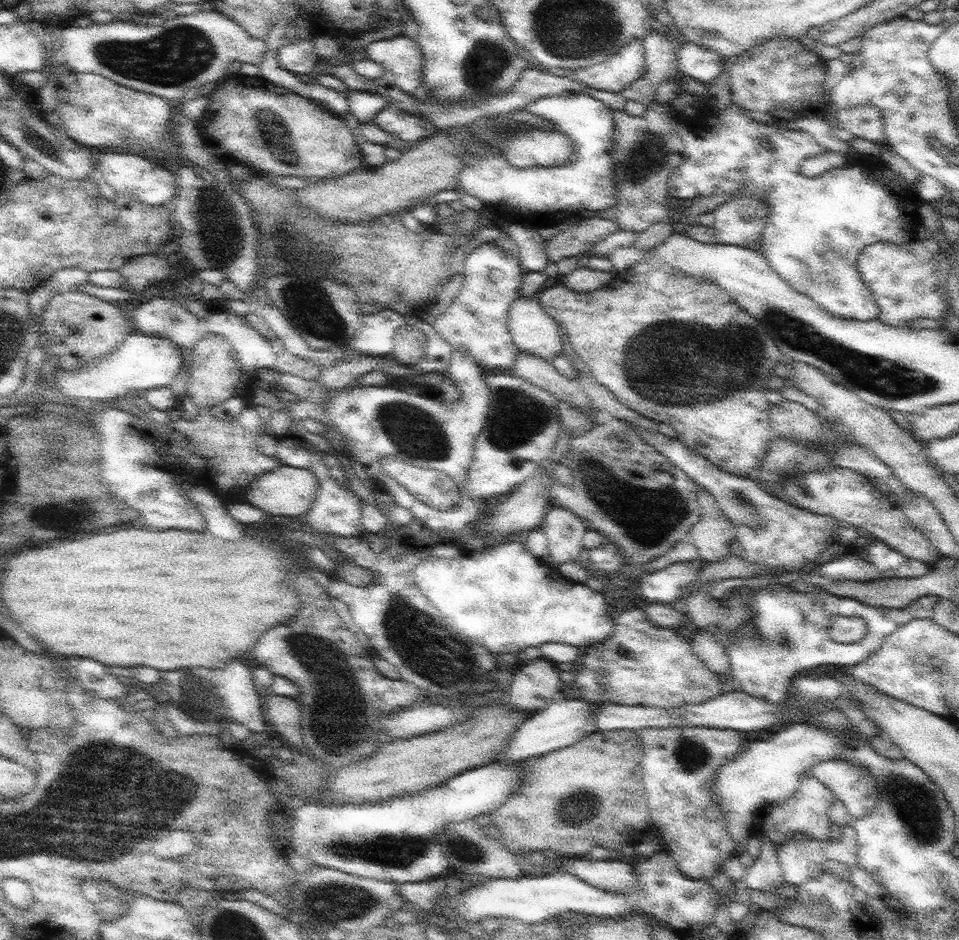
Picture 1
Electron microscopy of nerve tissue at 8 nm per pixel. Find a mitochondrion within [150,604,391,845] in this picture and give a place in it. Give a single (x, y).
(199, 696)

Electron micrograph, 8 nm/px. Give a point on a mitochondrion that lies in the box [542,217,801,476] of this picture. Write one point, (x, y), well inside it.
(649, 360)

